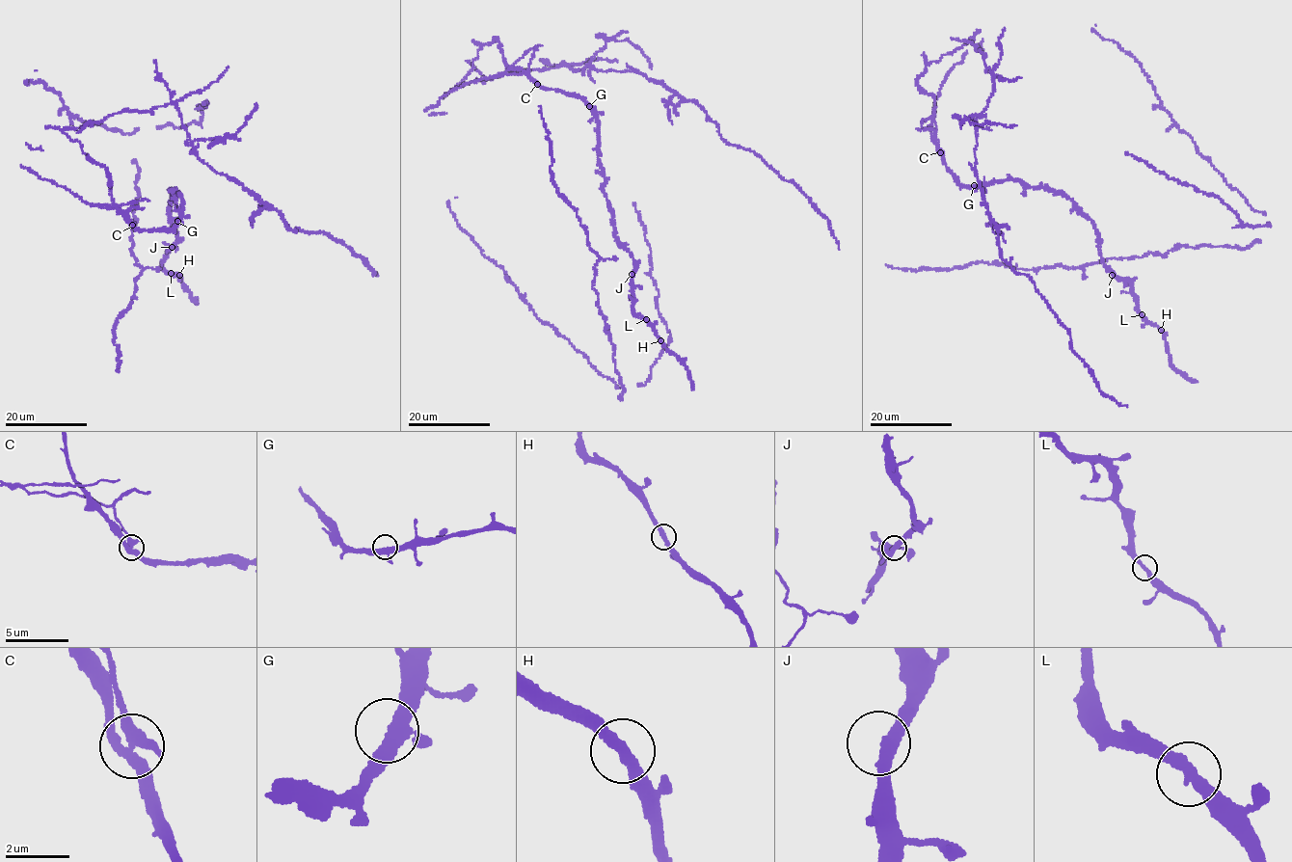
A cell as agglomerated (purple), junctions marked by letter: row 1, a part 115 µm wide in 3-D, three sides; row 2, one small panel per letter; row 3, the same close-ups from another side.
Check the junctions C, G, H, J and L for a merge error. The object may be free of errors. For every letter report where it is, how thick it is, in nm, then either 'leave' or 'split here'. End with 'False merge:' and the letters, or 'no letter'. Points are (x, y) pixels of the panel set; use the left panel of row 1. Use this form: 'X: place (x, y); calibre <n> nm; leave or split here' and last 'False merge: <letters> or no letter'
C: place (132, 225); calibre 340 nm; split here
G: place (177, 221); calibre 360 nm; leave
H: place (179, 275); calibre 360 nm; leave
J: place (172, 247); calibre 380 nm; leave
L: place (171, 273); calibre 360 nm; leave
False merge: C

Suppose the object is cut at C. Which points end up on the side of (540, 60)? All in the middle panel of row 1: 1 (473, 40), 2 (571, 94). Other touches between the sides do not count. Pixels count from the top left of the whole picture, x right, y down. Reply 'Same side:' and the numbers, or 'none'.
Same side: none

